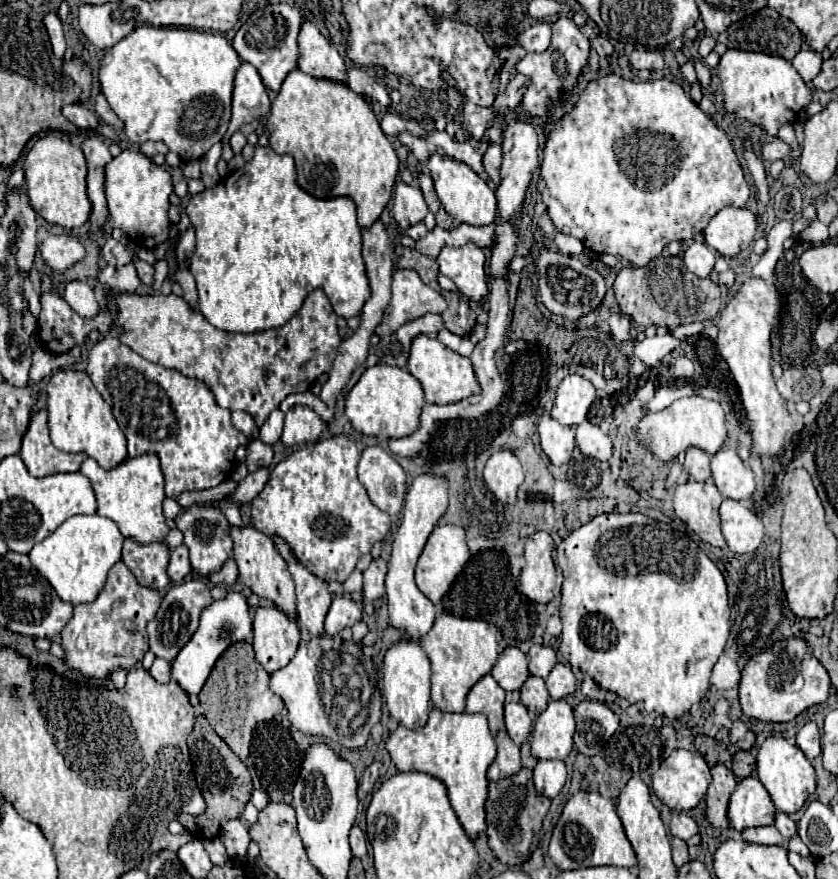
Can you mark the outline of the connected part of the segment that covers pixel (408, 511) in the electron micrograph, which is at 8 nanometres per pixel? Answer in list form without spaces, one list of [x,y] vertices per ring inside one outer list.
[[[421,475],[413,481],[413,485],[407,491],[405,497],[405,509],[403,509],[403,523],[397,529],[391,559],[389,559],[389,573],[385,577],[387,587],[387,605],[389,605],[389,619],[395,629],[401,629],[403,635],[411,641],[421,639],[427,635],[435,623],[435,607],[433,603],[417,589],[415,585],[415,563],[427,543],[427,537],[435,529],[439,517],[447,509],[447,479],[433,477],[433,475]]]

